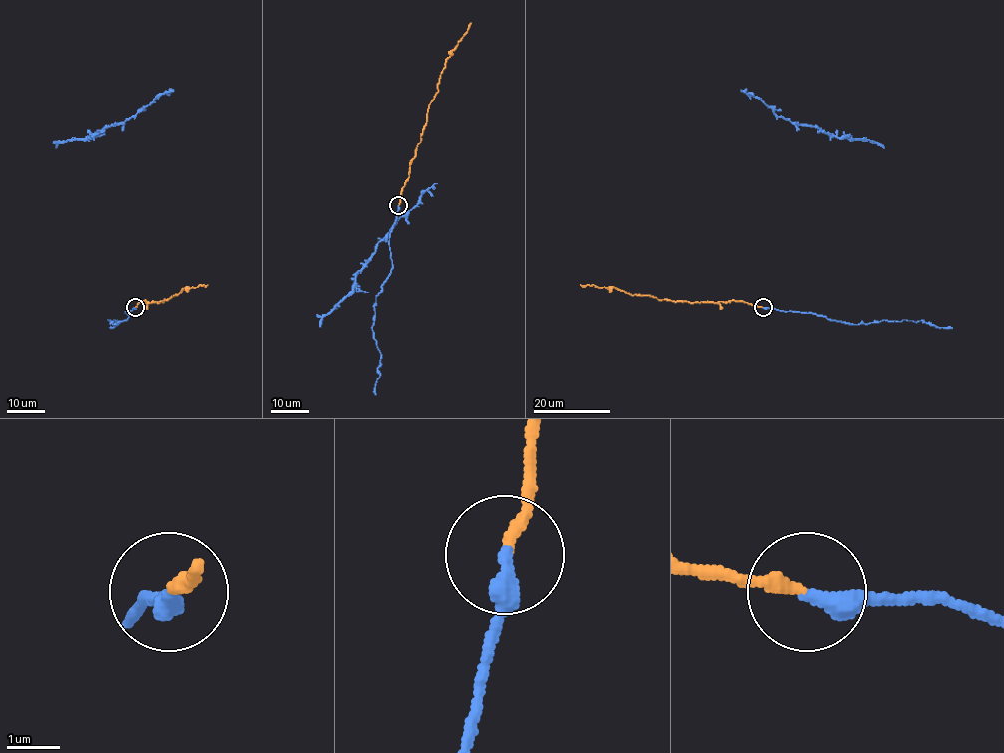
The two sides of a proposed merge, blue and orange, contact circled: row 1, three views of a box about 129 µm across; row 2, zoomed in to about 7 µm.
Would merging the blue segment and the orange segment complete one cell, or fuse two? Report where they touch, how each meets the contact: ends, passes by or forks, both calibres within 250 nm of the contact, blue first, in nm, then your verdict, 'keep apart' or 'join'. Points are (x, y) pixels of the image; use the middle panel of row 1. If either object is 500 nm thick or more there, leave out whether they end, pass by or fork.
at (398, 205); blue ends there; orange ends there; 380 nm thick on the blue side, 240 nm on the other; keep apart

